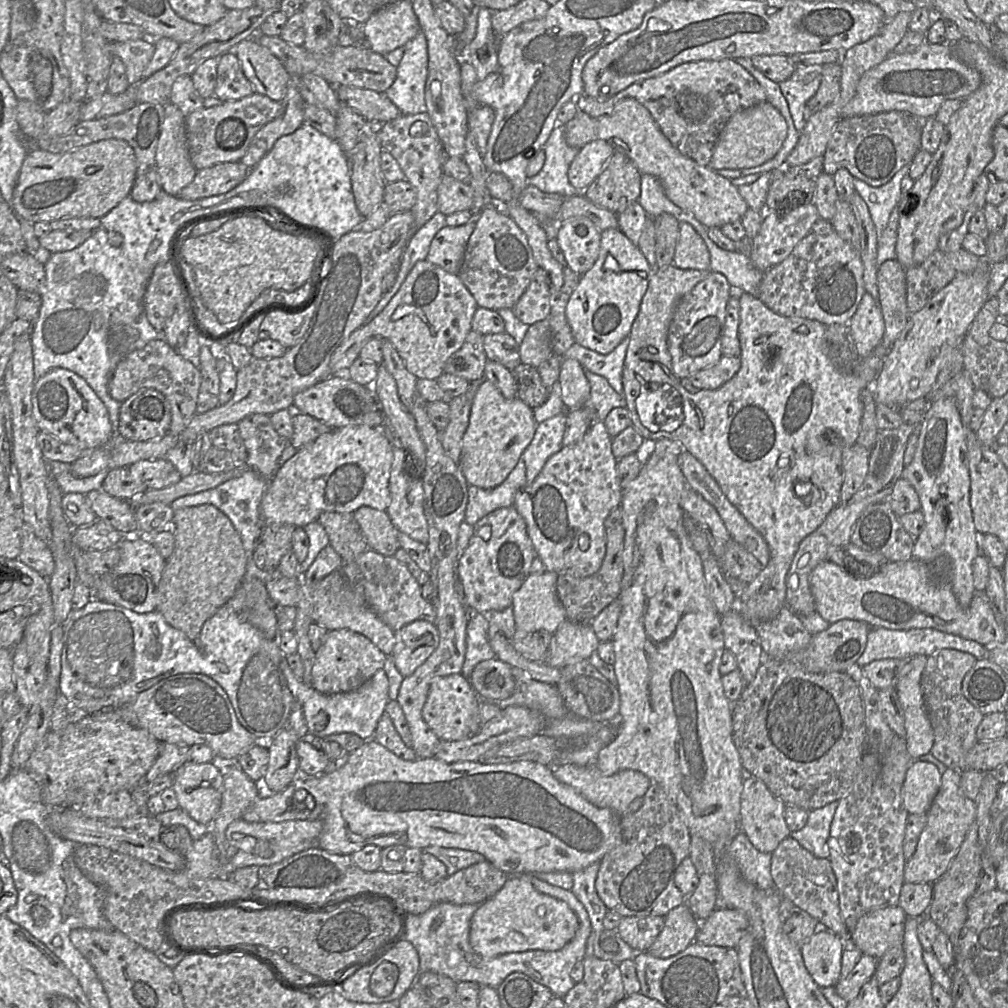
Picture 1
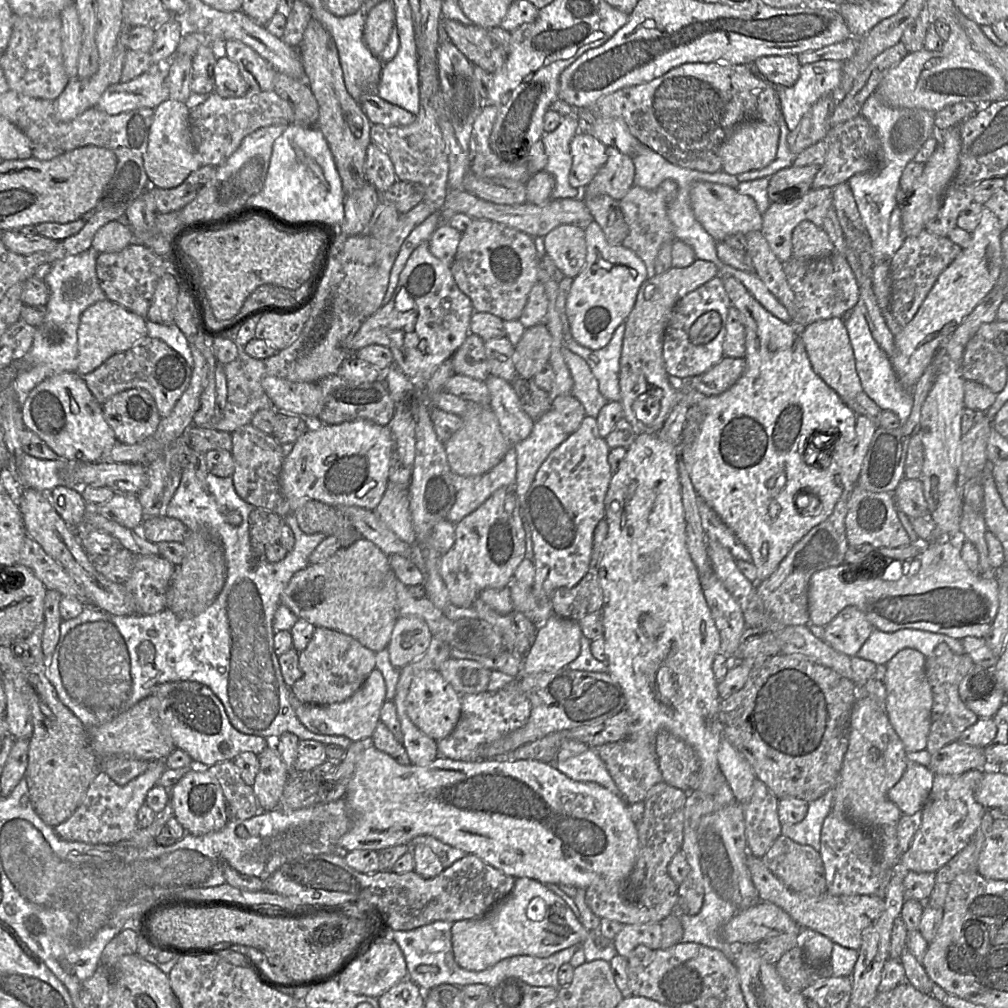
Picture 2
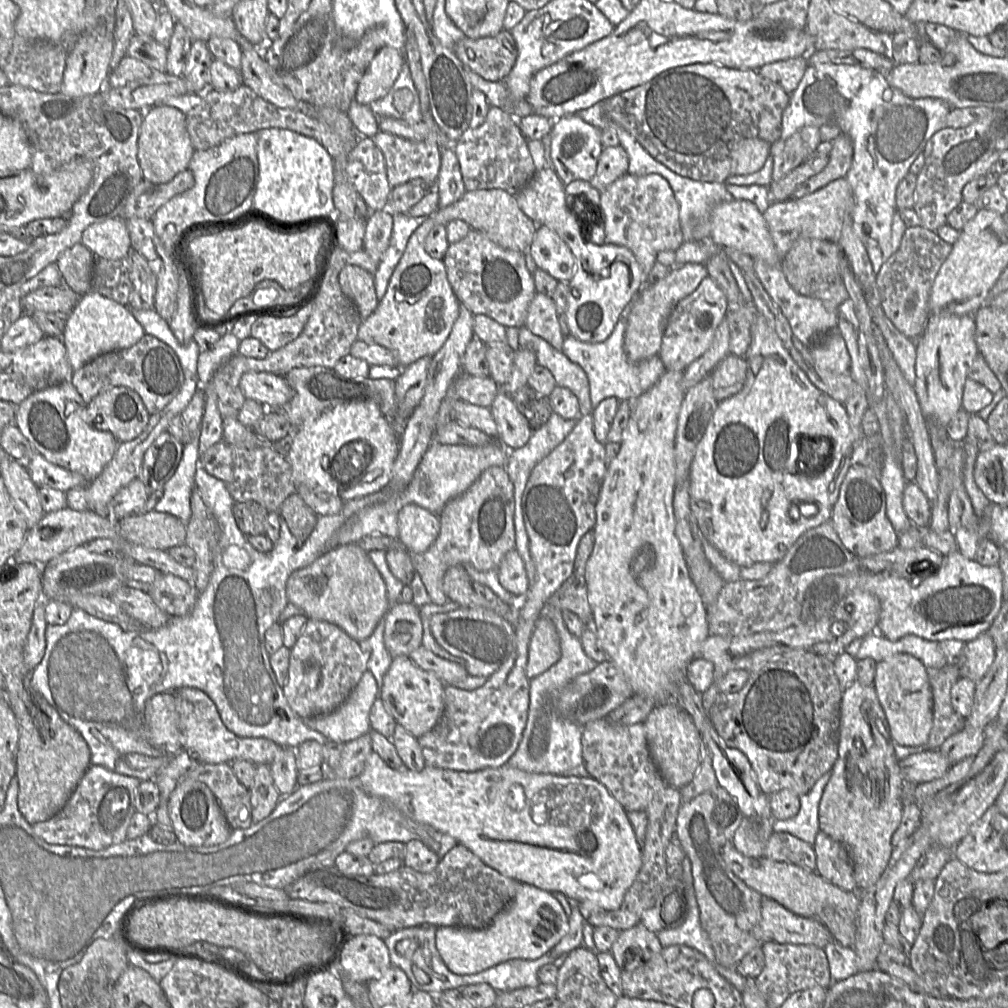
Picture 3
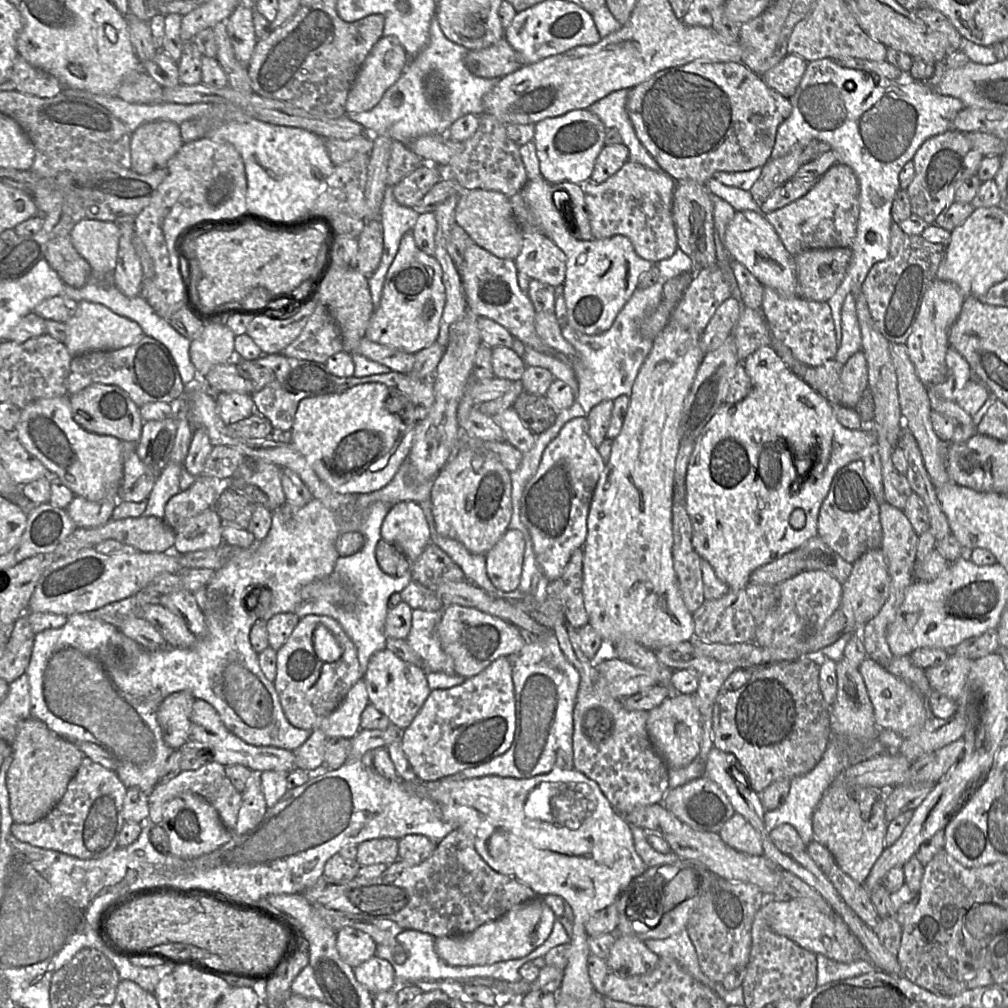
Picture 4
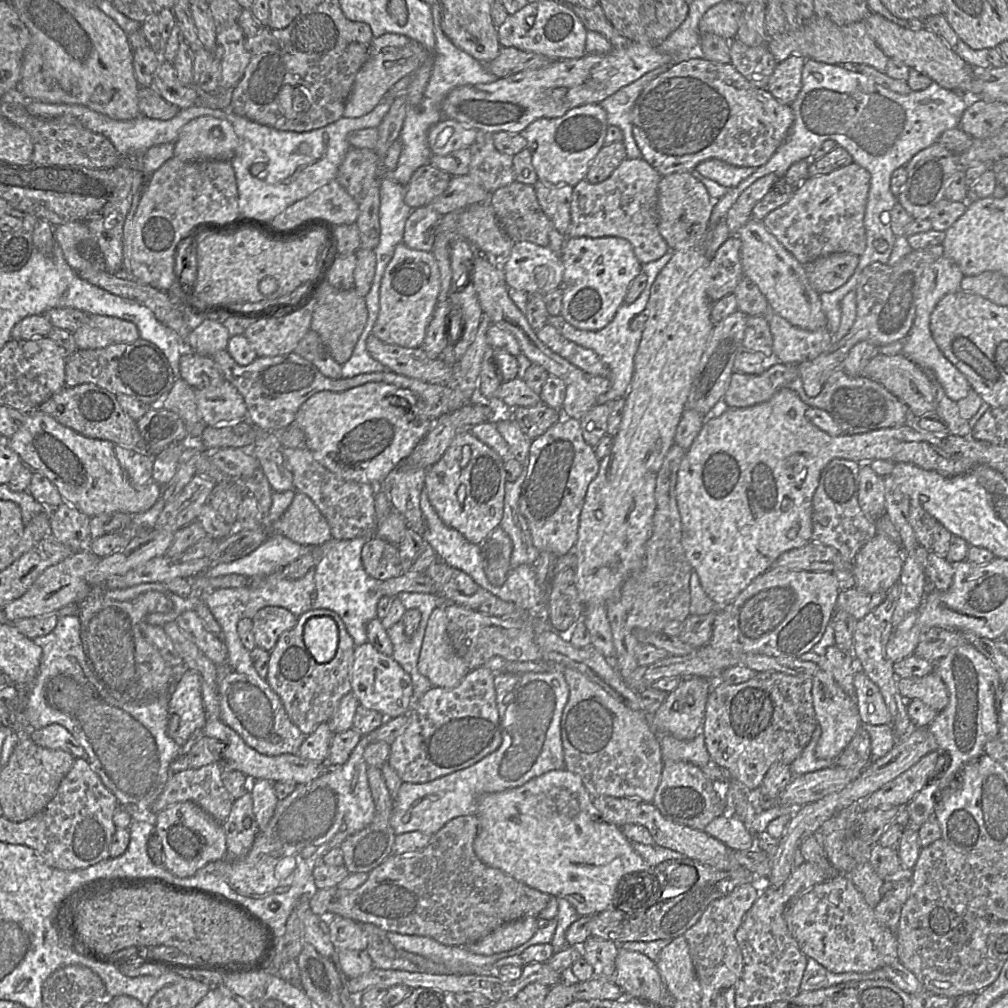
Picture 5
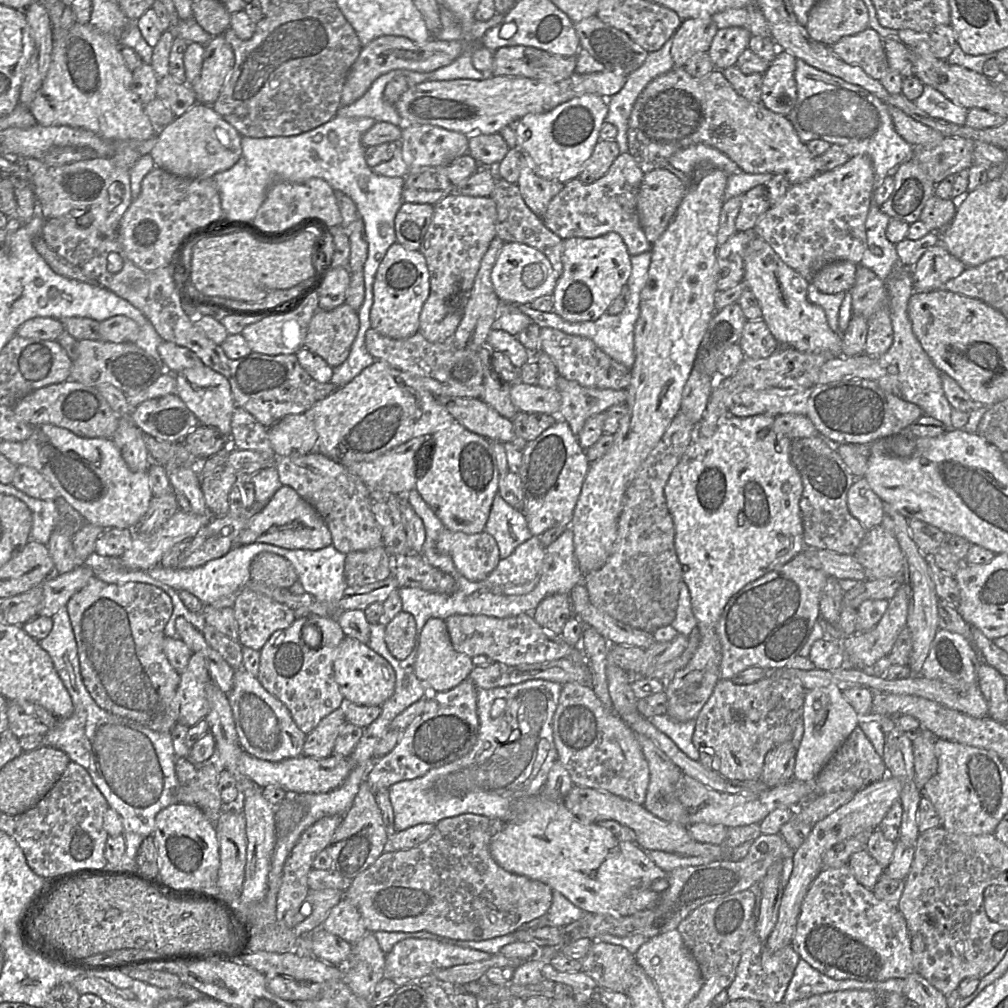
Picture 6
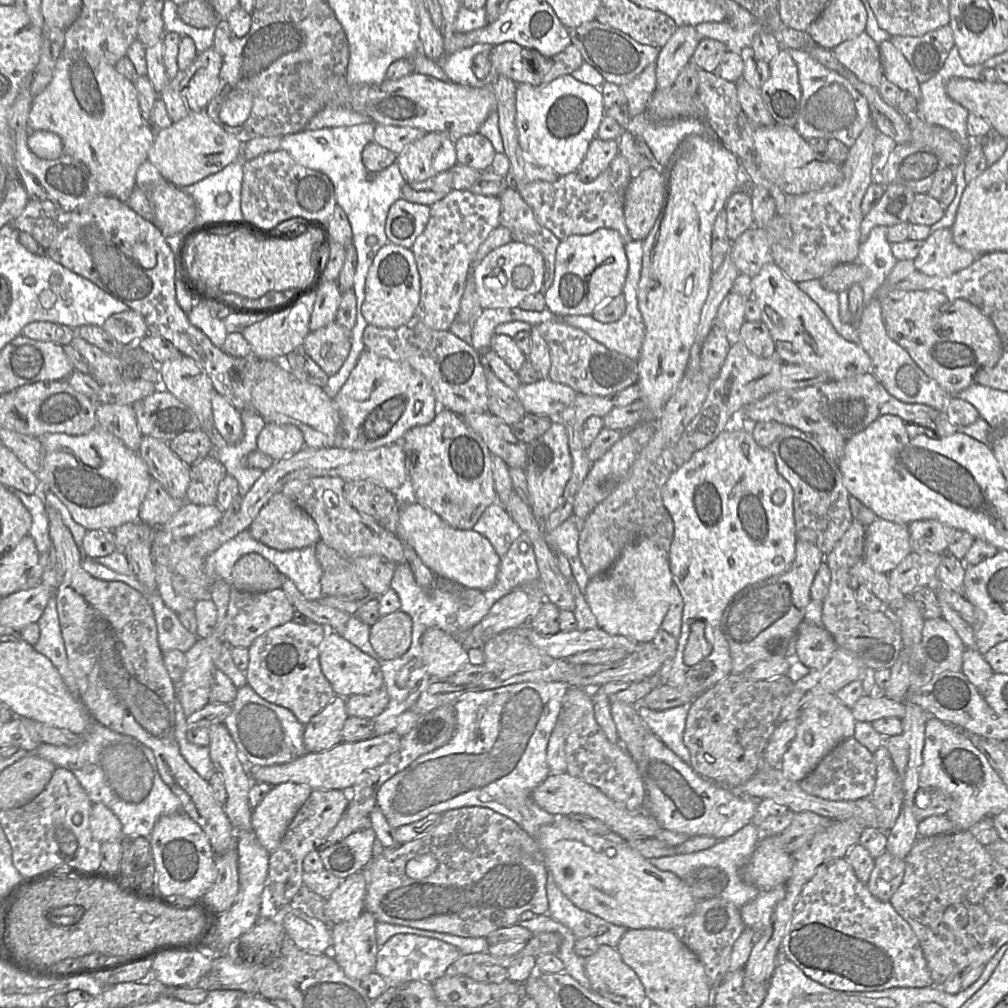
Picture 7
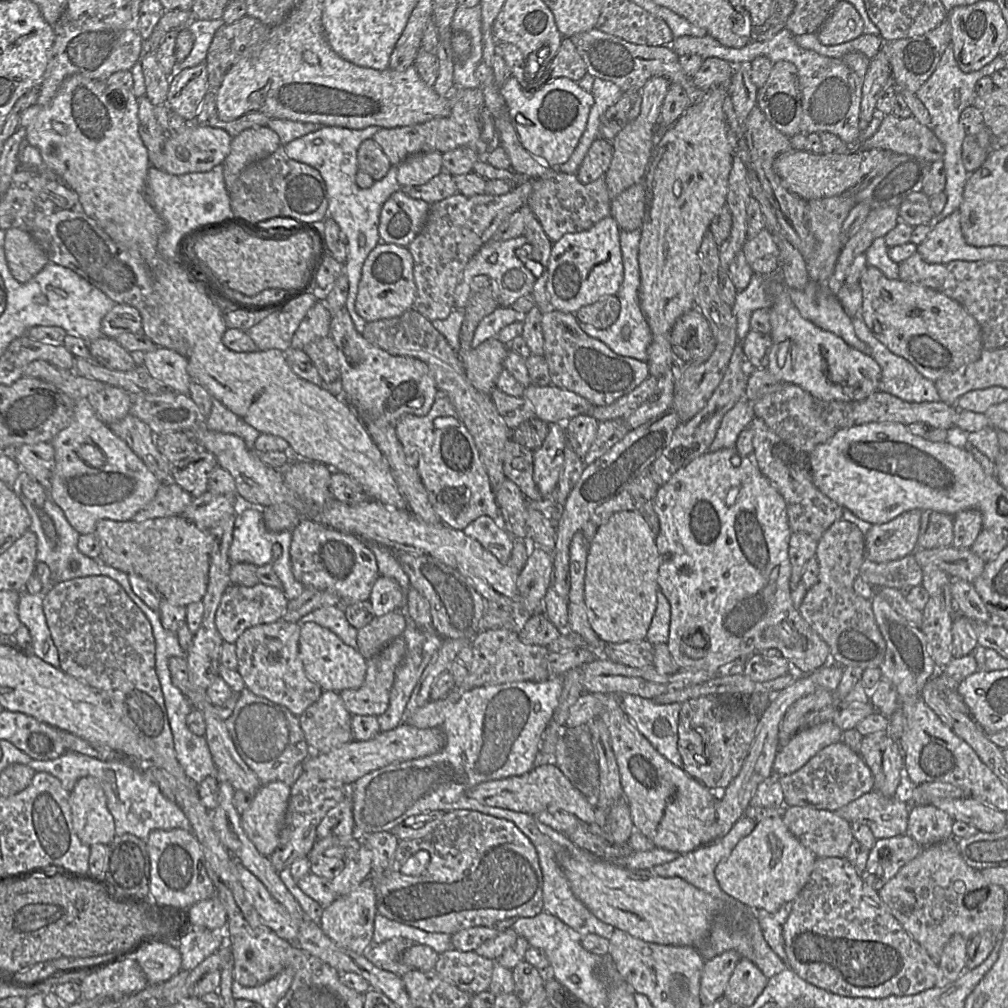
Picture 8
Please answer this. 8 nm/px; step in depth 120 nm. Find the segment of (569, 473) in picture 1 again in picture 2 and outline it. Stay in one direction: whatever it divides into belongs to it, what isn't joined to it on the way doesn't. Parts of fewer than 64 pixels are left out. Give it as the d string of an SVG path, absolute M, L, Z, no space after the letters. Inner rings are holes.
M586 415L579 428L548 455L526 492L523 514L531 532L535 568L532 590L536 597L551 597L557 588L575 586L587 574L593 533L605 516L605 496L612 477L608 462L610 449L605 438L599 434L596 418Z

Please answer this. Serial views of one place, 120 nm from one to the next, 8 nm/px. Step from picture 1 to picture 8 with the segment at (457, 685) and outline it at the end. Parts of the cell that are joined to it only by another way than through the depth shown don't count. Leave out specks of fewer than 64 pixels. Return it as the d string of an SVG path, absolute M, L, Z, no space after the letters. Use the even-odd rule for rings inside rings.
M315 622L301 624L299 638L299 656L307 676L317 683L324 691L340 692L344 689L359 688L367 670L367 659L357 650L346 645L334 632Z

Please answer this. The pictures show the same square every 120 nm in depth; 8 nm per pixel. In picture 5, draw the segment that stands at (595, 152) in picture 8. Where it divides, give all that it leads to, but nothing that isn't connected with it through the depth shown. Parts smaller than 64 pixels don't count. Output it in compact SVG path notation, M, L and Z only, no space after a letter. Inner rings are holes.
M622 141L605 144L589 165L585 180L600 183L606 180L627 157Z

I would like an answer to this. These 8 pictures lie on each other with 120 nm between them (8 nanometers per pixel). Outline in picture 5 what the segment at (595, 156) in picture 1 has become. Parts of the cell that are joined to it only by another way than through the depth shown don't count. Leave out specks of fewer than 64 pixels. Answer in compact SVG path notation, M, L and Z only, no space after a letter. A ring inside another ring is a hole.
M585 104L558 118L539 118L524 129L532 164L540 180L554 185L575 186L586 178L590 163L605 145L606 111L599 104Z

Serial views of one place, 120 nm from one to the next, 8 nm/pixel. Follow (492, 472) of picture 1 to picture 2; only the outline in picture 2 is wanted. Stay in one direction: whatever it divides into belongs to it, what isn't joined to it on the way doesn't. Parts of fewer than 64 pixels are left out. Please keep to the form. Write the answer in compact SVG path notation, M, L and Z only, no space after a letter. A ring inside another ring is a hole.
M470 403L462 419L462 427L444 442L448 464L458 475L482 475L502 460L512 443L502 433L498 418L489 405Z

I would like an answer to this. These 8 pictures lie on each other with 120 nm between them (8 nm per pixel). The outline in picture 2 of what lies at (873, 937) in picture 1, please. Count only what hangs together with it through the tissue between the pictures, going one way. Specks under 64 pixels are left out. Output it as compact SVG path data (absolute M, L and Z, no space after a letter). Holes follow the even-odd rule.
M749 854L746 865L761 902L769 902L780 907L803 930L822 934L833 943L843 947L858 951L862 943L863 930L871 926L884 911L885 904L882 897L874 895L834 896L828 892L819 897L800 896L787 888L767 868L762 858Z

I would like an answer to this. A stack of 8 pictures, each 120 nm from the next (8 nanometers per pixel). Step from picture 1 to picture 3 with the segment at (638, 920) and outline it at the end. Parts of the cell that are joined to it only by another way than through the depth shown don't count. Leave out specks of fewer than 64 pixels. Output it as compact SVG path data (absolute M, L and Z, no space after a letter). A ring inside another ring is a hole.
M639 923L630 929L620 931L610 953L616 964L624 969L625 964L631 961L634 954L638 955L644 962L648 962L663 949L657 934Z

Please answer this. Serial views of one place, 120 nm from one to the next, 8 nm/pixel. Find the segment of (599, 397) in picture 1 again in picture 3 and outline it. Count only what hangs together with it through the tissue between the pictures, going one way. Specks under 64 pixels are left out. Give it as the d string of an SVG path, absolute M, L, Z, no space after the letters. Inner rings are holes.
M525 326L519 331L519 348L533 351L537 365L552 373L556 385L567 388L577 397L581 416L592 413L589 381L578 364L569 360L562 350L555 349L547 341L531 333Z

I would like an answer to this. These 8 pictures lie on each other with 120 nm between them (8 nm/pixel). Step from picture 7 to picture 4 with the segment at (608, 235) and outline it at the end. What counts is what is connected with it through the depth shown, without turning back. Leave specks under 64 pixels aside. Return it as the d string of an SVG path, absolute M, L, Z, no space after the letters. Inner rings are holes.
M543 177L529 180L521 194L538 220L541 231L566 256L566 276L563 288L568 324L586 335L600 335L606 332L638 288L640 275L655 266L655 263L639 257L630 240L622 235L592 240L582 240L573 236L571 234L573 225L565 211L567 193L559 189L554 192L553 185Z

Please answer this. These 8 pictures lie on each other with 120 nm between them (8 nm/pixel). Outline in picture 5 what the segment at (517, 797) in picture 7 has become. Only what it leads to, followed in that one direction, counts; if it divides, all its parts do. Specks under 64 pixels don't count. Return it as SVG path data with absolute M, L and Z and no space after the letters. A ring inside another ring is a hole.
M555 669L545 673L496 673L495 692L502 730L502 743L493 753L465 769L453 772L426 783L406 783L400 786L390 817L396 835L420 831L429 835L437 833L450 820L477 813L482 797L491 793L513 789L553 770L565 768L561 739L561 718L569 698L569 686L564 671Z

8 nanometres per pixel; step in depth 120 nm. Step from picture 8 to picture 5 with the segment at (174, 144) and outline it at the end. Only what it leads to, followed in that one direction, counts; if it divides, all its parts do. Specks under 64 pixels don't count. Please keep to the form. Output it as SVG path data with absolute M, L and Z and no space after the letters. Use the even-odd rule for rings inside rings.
M201 116L184 125L173 144L174 156L183 161L231 161L238 137L228 120Z

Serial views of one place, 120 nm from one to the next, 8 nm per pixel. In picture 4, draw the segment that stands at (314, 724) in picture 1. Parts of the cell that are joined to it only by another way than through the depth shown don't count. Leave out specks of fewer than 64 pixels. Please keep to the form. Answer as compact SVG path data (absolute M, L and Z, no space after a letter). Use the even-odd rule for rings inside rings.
M363 678L354 684L339 706L320 724L319 729L327 738L354 738L359 731L361 714L369 704Z

